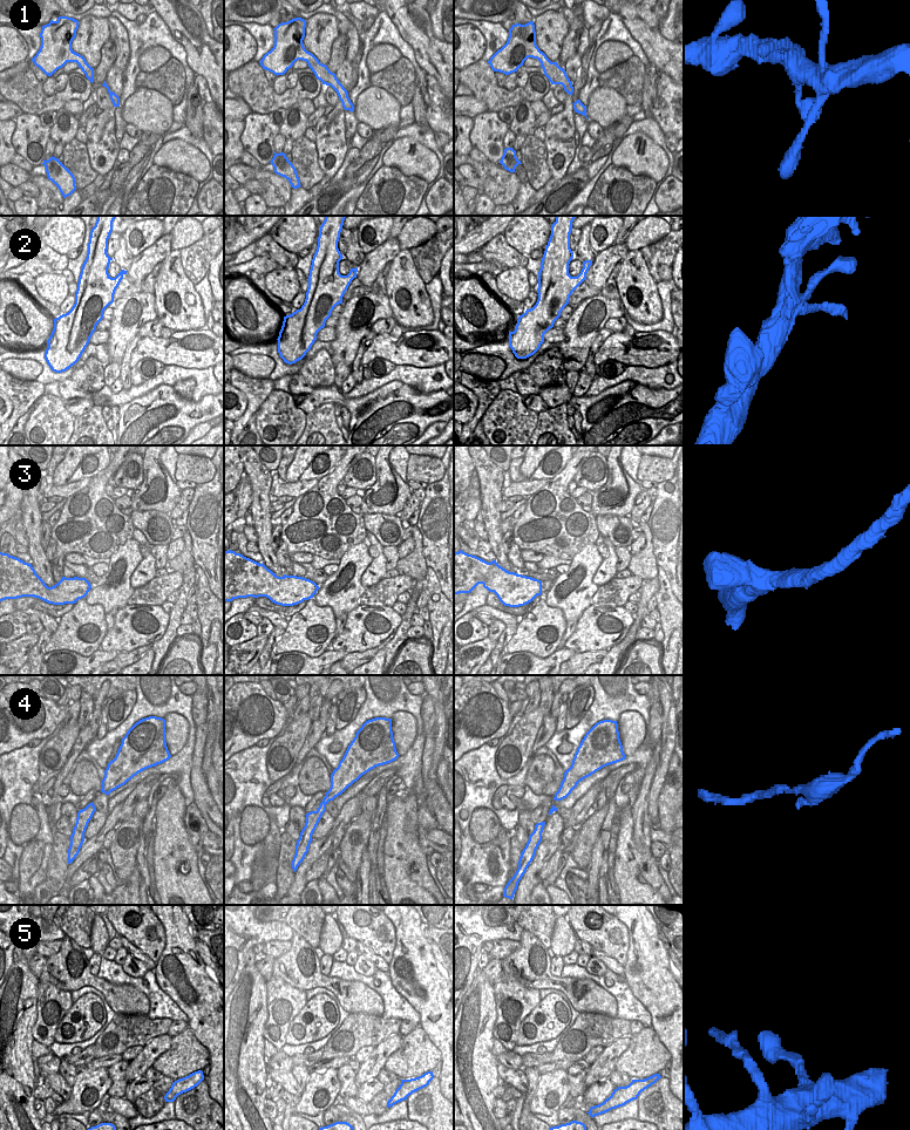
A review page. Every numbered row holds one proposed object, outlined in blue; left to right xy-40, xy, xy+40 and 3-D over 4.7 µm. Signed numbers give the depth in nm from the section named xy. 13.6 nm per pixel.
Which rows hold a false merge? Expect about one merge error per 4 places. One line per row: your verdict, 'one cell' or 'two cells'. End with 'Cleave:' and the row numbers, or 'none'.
1: one cell
2: one cell
3: one cell
4: one cell
5: one cell
Cleave: none

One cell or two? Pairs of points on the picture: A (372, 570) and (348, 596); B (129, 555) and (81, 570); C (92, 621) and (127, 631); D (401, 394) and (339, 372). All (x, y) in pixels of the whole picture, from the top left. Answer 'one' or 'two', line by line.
A: two
B: two
C: two
D: two

